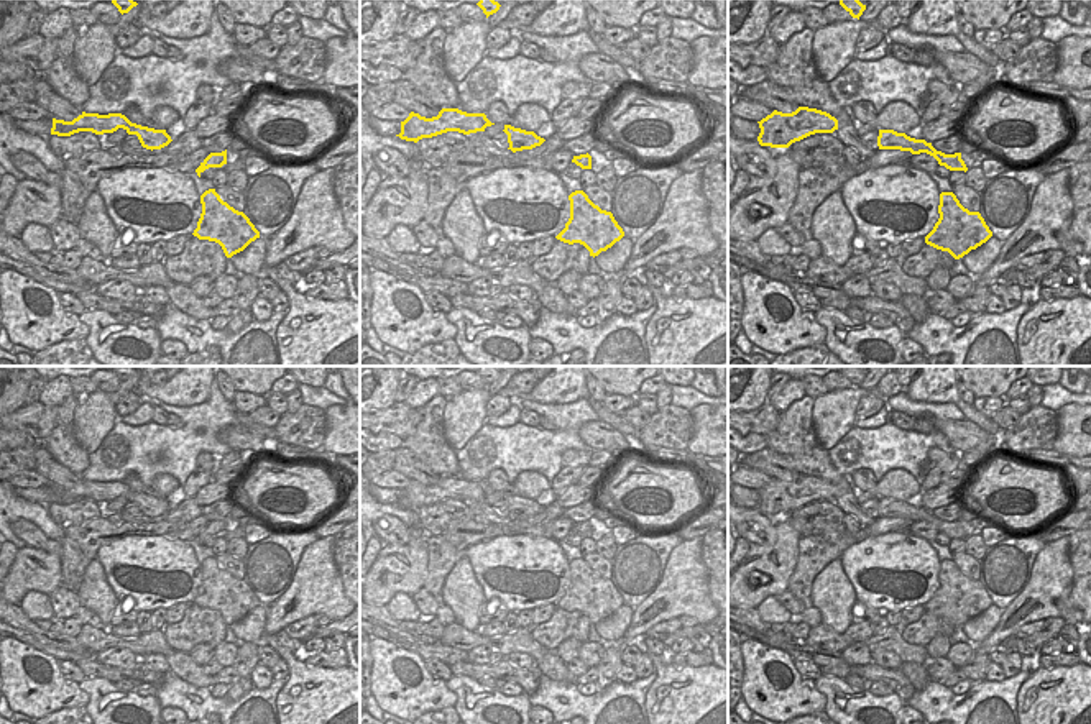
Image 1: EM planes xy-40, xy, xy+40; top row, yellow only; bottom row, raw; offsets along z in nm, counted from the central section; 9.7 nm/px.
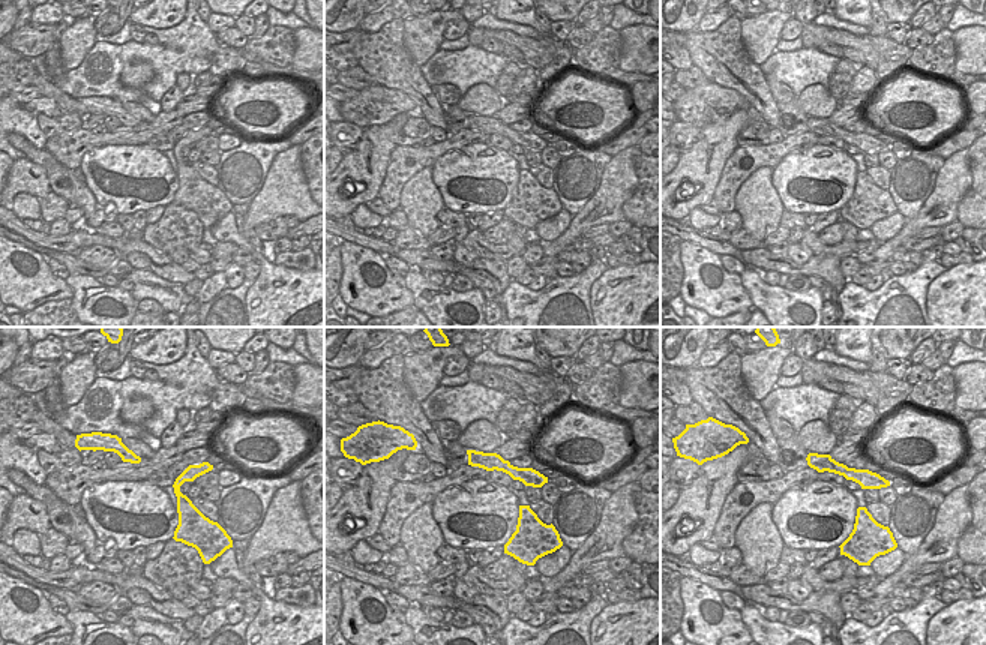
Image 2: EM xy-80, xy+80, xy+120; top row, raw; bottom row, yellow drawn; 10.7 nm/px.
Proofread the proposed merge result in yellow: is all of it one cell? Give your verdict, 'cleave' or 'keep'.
cleave

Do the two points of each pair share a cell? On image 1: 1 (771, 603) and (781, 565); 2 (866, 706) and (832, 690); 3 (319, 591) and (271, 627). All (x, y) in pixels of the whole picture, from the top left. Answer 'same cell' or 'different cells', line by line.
1: different cells
2: same cell
3: same cell

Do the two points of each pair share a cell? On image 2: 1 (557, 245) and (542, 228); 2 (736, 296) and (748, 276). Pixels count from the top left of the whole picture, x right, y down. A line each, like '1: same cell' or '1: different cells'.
1: different cells
2: different cells

